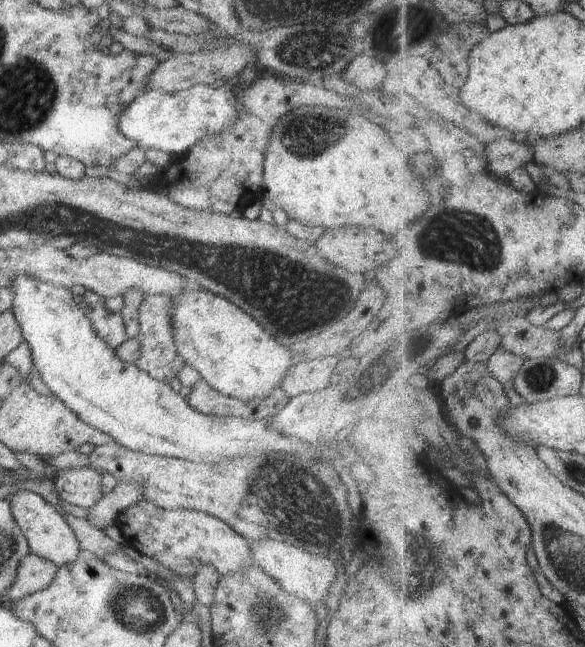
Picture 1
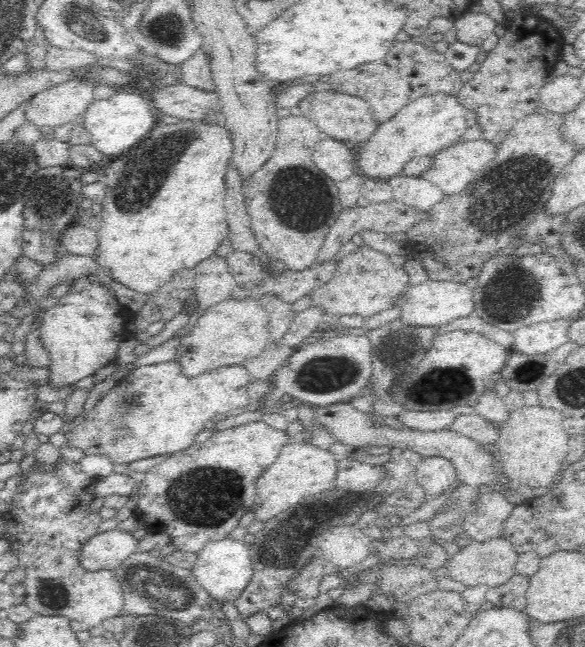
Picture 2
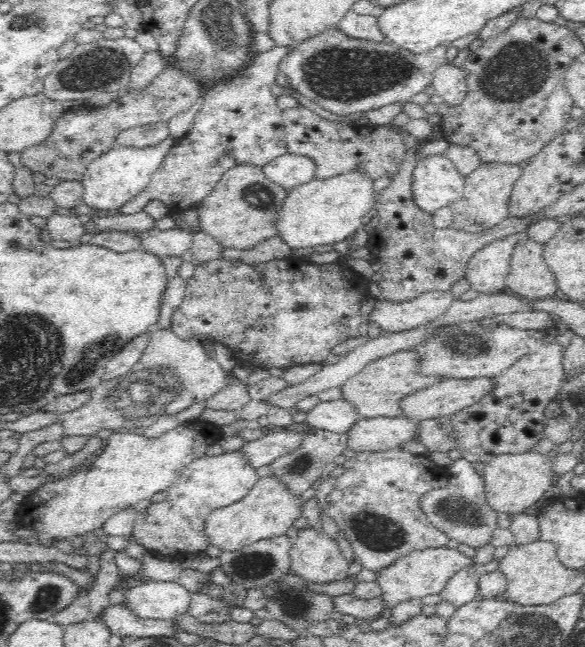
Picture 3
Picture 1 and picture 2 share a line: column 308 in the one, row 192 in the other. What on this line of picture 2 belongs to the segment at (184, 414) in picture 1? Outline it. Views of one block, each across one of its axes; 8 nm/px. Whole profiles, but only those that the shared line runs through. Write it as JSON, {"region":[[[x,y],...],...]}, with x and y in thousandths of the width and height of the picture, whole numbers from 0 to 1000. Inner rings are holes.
{"region":[[[803,216],[783,219],[742,241],[735,263],[728,263],[720,275],[745,284],[761,301],[779,301],[791,297],[810,278],[814,269],[827,263],[827,257],[844,247],[850,229],[841,219]],[[742,275],[756,275],[756,281],[742,281]]]}

